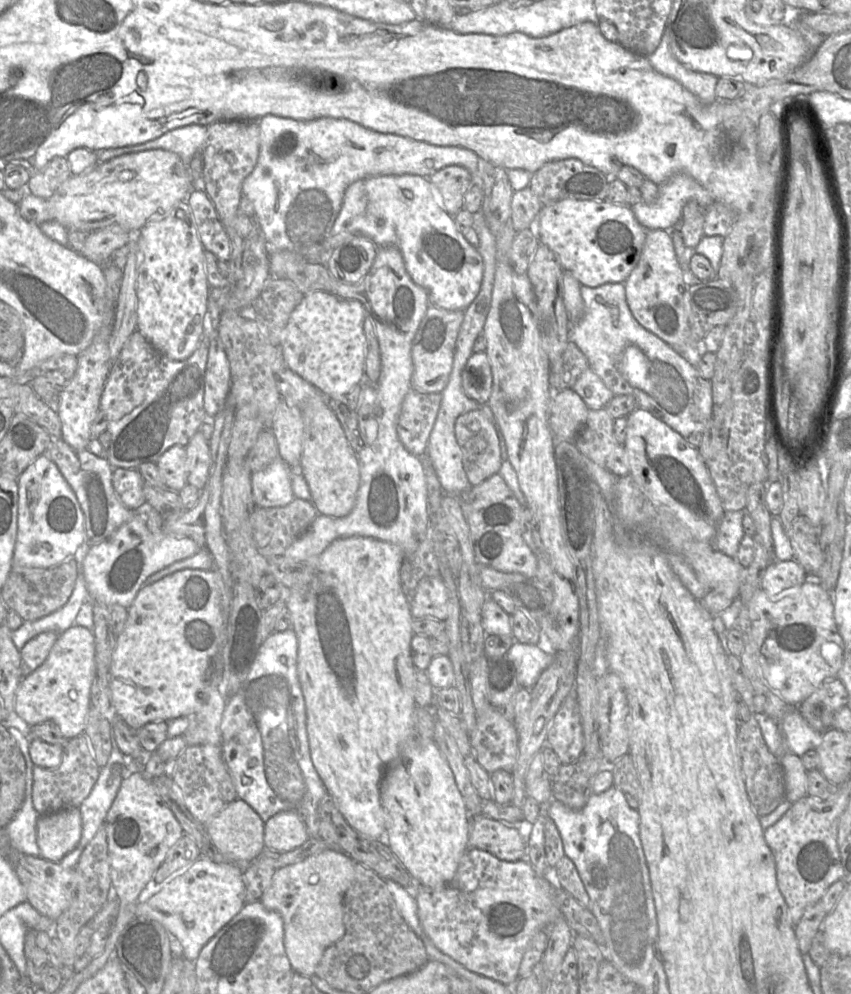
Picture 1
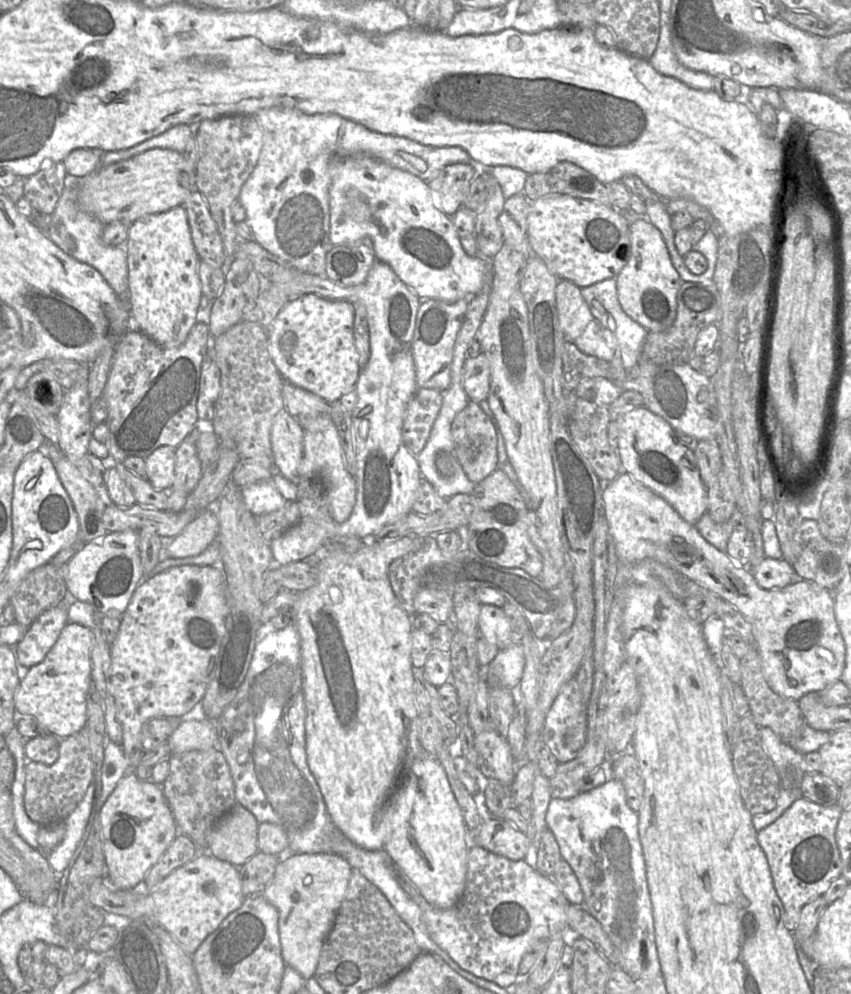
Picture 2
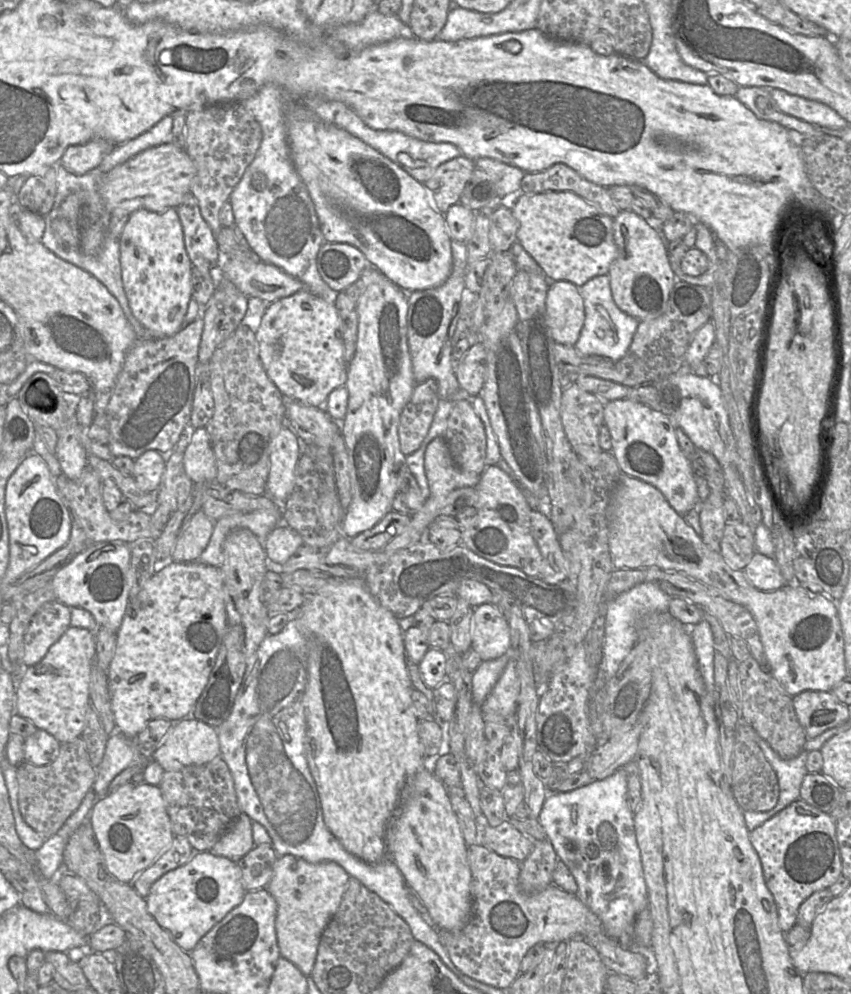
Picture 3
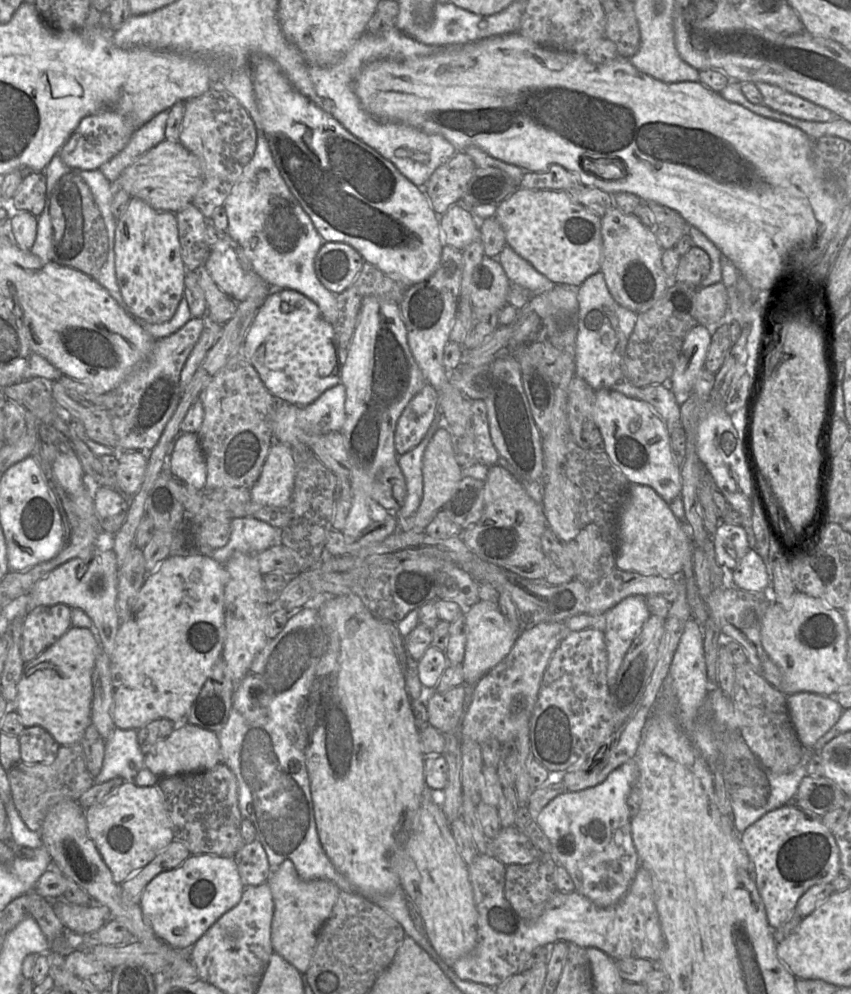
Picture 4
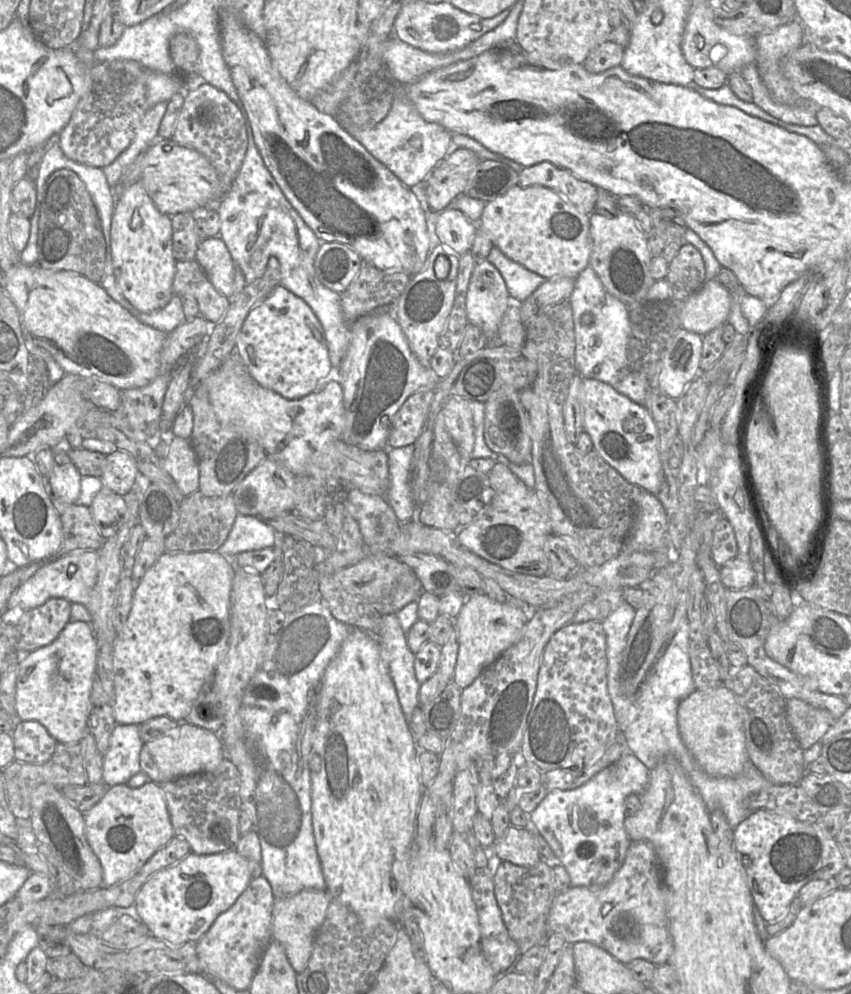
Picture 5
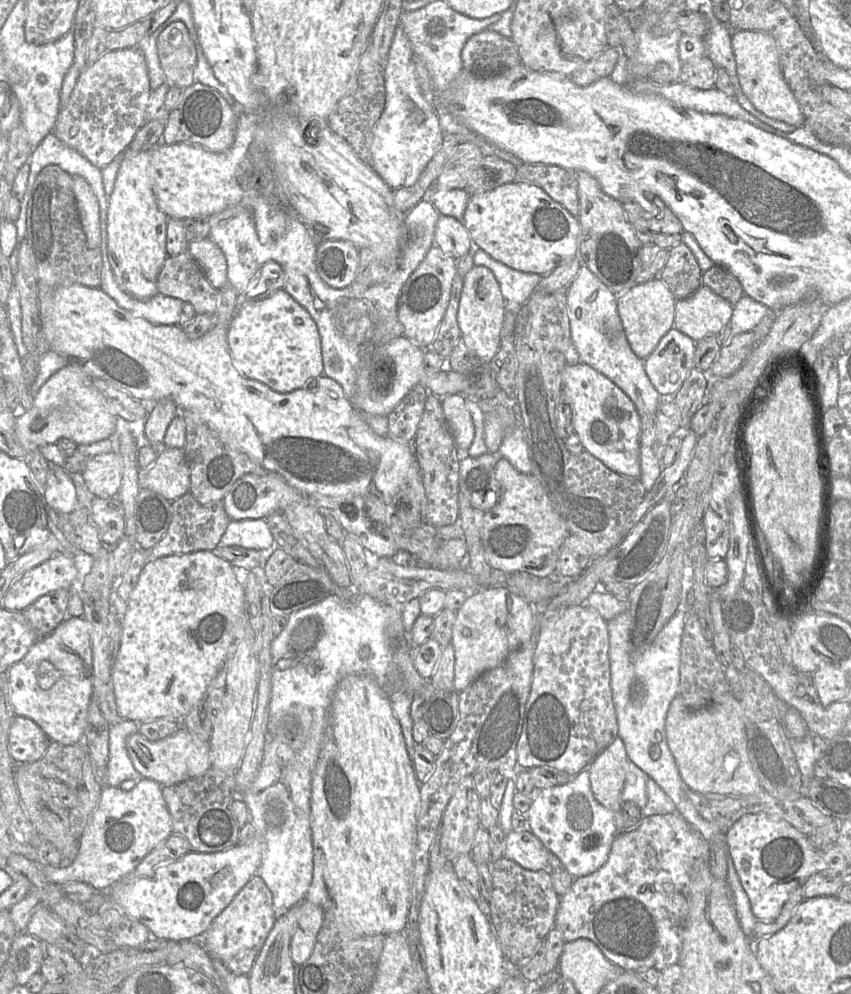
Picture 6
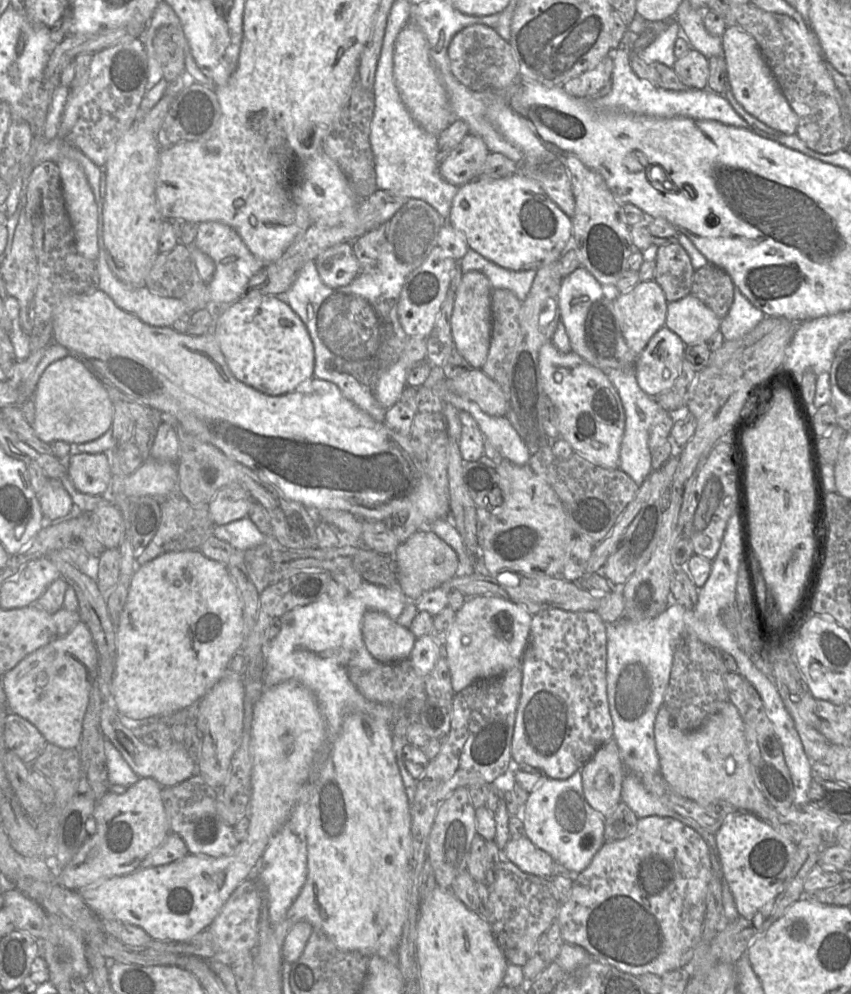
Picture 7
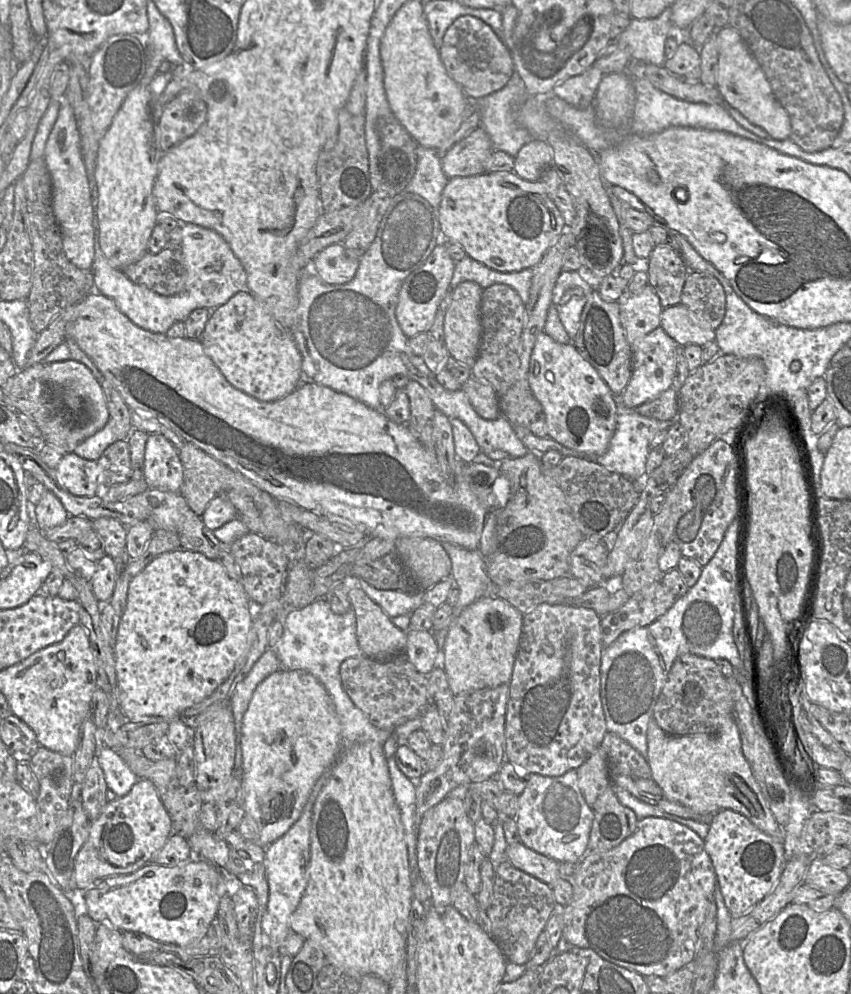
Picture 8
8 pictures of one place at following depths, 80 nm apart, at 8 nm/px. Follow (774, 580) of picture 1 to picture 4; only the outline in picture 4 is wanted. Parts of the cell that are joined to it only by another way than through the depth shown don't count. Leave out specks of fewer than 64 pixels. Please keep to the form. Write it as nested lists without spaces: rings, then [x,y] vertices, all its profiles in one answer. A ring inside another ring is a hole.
[[[749,549],[735,569],[731,571],[732,583],[740,590],[761,592],[771,585],[769,567],[755,552]]]

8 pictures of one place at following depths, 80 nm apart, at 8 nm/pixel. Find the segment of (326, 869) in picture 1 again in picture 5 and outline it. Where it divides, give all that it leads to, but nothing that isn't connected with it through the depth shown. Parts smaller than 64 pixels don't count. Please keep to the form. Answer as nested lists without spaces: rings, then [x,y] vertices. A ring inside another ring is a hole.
[[[303,890],[285,897],[274,898],[272,911],[272,940],[279,942],[285,949],[287,958],[297,973],[301,973],[312,954],[315,935],[322,925],[332,896],[325,890]]]

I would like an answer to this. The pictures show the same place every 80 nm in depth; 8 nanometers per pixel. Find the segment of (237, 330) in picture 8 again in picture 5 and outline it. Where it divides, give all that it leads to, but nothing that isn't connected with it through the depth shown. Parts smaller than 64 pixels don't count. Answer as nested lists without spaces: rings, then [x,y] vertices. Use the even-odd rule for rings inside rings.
[[[282,285],[275,287],[261,303],[248,313],[236,338],[235,352],[240,355],[252,379],[290,400],[313,393],[318,381],[327,377],[332,369],[321,323],[304,300]]]

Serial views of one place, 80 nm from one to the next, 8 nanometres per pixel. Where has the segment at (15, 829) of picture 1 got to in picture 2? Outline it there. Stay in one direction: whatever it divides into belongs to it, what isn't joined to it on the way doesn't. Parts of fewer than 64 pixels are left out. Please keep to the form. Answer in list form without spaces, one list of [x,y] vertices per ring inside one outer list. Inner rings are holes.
[[[23,759],[15,760],[15,778],[10,788],[15,828],[18,835],[32,848],[38,849],[40,826],[27,815],[24,807],[25,765]]]

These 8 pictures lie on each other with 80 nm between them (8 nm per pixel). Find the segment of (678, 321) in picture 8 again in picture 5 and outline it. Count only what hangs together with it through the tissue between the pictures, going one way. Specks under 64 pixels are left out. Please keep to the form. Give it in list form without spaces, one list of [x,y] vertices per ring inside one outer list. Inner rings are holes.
[[[716,279],[705,281],[684,301],[681,328],[704,336],[728,323],[730,306],[730,292]]]

